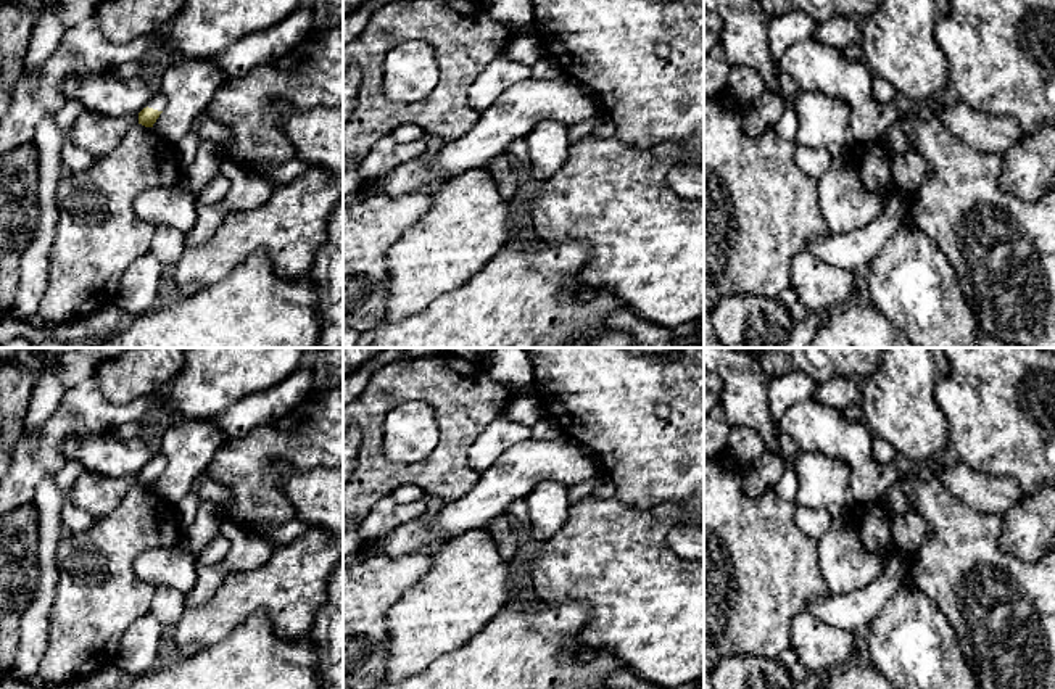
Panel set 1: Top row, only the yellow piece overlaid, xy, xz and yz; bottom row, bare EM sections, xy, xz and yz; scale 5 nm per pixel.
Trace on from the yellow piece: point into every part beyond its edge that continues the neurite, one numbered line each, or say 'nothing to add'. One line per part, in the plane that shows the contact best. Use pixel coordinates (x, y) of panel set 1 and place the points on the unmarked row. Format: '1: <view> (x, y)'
1: xy (158, 462)

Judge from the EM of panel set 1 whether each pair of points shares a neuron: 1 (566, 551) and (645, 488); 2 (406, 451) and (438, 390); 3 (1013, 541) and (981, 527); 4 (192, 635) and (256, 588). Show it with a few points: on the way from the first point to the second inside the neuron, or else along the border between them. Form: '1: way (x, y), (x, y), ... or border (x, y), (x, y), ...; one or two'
1: border (614, 496), (638, 507), (653, 507), (662, 503); two
2: border (392, 408), (424, 401), (434, 412), (438, 443); two
3: border (1002, 517), (999, 548), (1026, 562); two
4: way (208, 623), (240, 596); one

